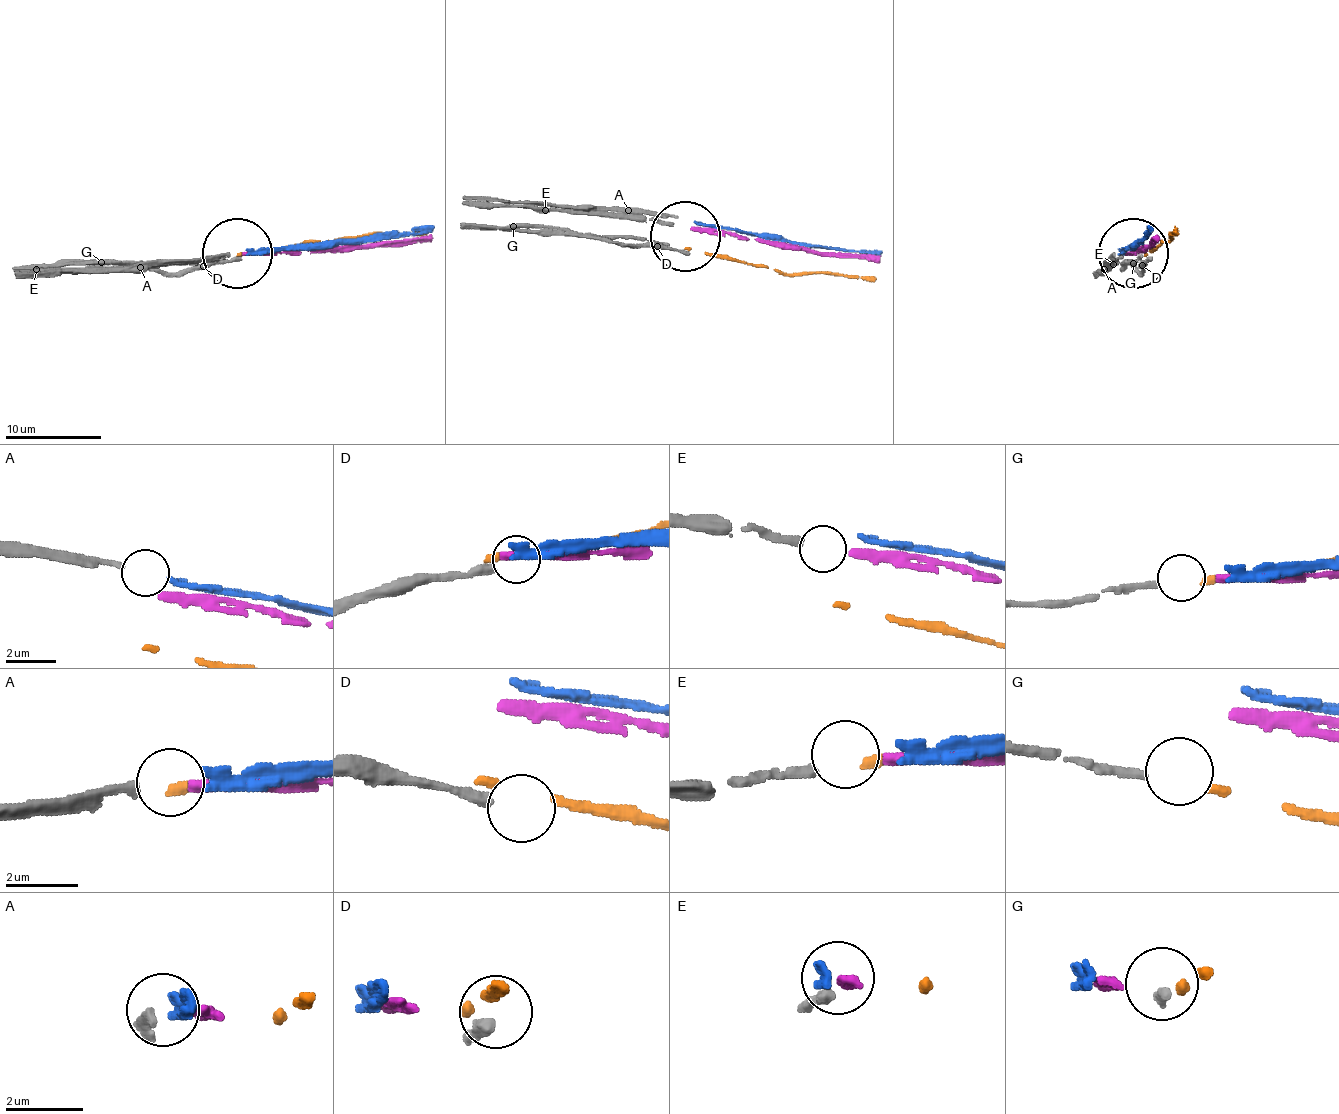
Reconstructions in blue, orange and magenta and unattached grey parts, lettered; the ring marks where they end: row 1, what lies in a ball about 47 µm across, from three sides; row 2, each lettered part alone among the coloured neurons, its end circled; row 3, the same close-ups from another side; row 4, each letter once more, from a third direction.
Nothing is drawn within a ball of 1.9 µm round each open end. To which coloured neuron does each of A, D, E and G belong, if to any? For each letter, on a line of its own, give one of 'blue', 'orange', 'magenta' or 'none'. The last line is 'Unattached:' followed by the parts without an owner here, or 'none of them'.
A: blue
D: none
E: magenta
G: orange
Unattached: D

